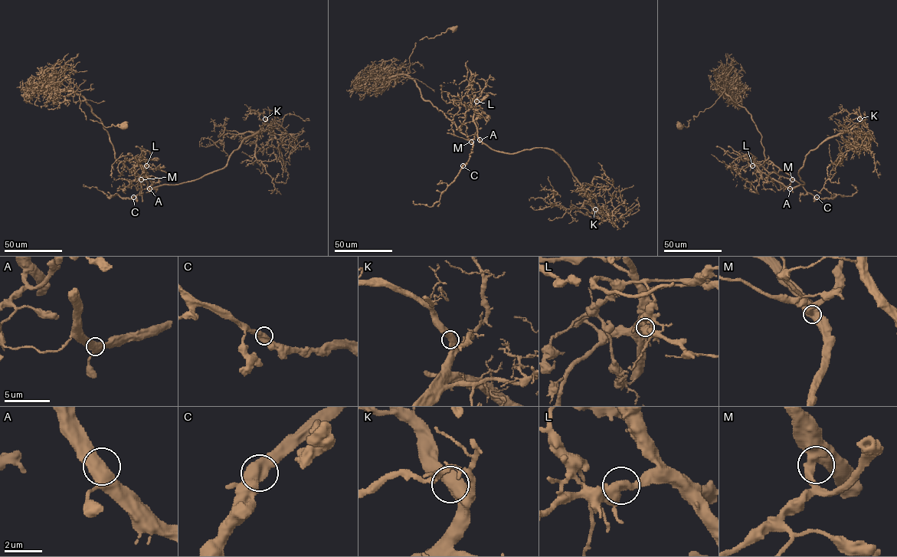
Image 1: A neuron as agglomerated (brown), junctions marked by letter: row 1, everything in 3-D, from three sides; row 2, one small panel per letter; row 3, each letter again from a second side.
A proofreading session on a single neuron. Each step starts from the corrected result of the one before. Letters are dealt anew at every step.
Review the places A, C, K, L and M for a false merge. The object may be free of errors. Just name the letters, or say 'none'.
L

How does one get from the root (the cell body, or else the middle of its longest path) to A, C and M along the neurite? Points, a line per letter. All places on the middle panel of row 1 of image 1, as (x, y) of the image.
A: (453, 29), (416, 43), (405, 74), (469, 140), (473, 134), (479, 139)
C: (453, 29), (416, 43), (405, 74), (472, 142), (463, 165)
M: (453, 29), (416, 43), (409, 57), (410, 72), (405, 74), (416, 83), (423, 99), (471, 142)

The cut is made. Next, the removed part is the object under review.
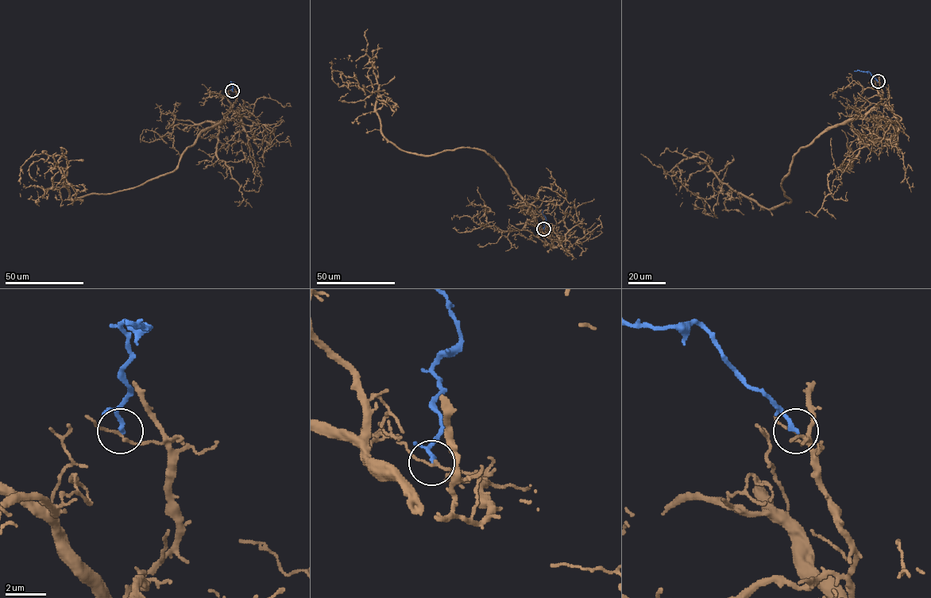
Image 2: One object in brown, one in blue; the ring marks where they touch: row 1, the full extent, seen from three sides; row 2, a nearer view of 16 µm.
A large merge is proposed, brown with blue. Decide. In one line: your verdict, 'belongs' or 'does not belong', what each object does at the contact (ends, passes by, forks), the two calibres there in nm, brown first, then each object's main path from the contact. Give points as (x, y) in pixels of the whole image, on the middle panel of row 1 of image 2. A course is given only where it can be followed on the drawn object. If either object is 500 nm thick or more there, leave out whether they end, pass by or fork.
does not belong | brown passes by | blue ends | 120/240 nm | brown via (543, 229), (548, 233), (484, 150), (399, 149), (381, 132), (378, 86), (339, 86), (332, 62) | blue via (543, 229), (546, 218), (542, 209)

